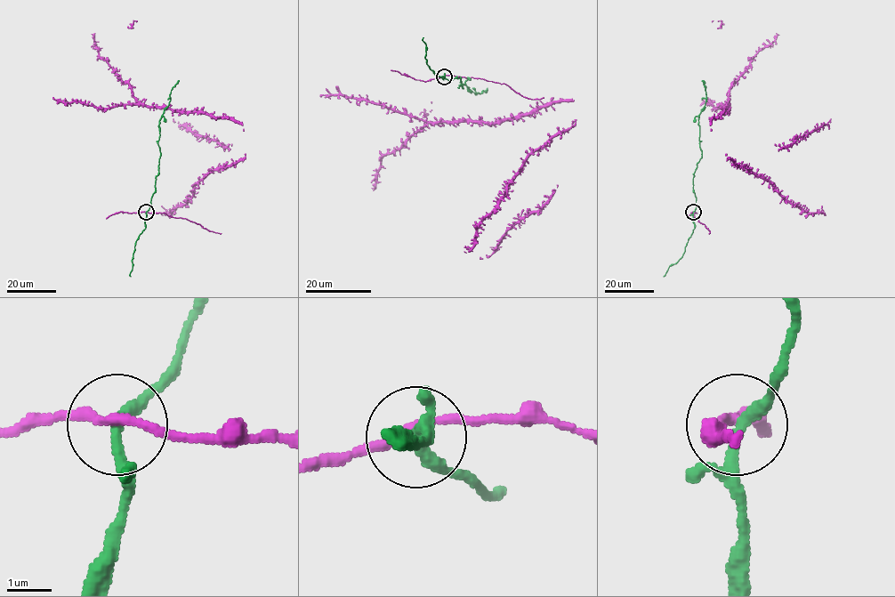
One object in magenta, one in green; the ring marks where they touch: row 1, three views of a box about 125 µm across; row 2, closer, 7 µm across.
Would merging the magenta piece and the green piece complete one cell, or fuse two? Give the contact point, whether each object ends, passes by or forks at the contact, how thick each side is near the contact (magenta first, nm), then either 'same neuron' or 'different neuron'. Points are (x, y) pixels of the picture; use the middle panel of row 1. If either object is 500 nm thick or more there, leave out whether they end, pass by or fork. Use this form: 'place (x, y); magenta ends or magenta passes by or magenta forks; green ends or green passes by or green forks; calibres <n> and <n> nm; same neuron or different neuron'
place (444, 76); magenta passes by; green passes by; calibres 200 and 260 nm; different neuron

